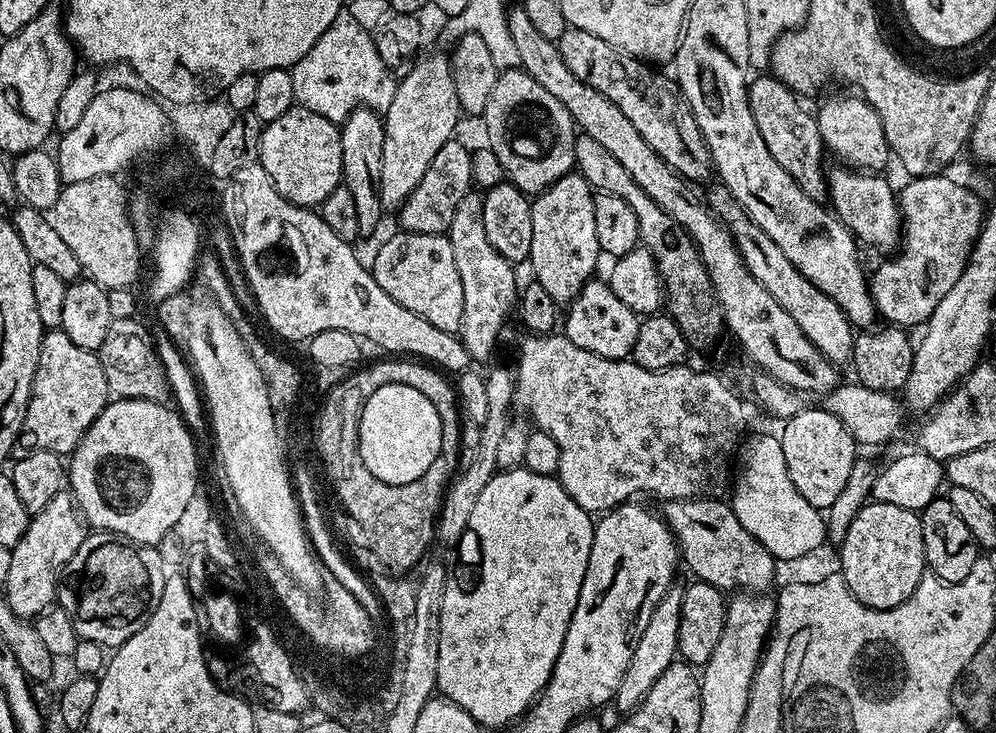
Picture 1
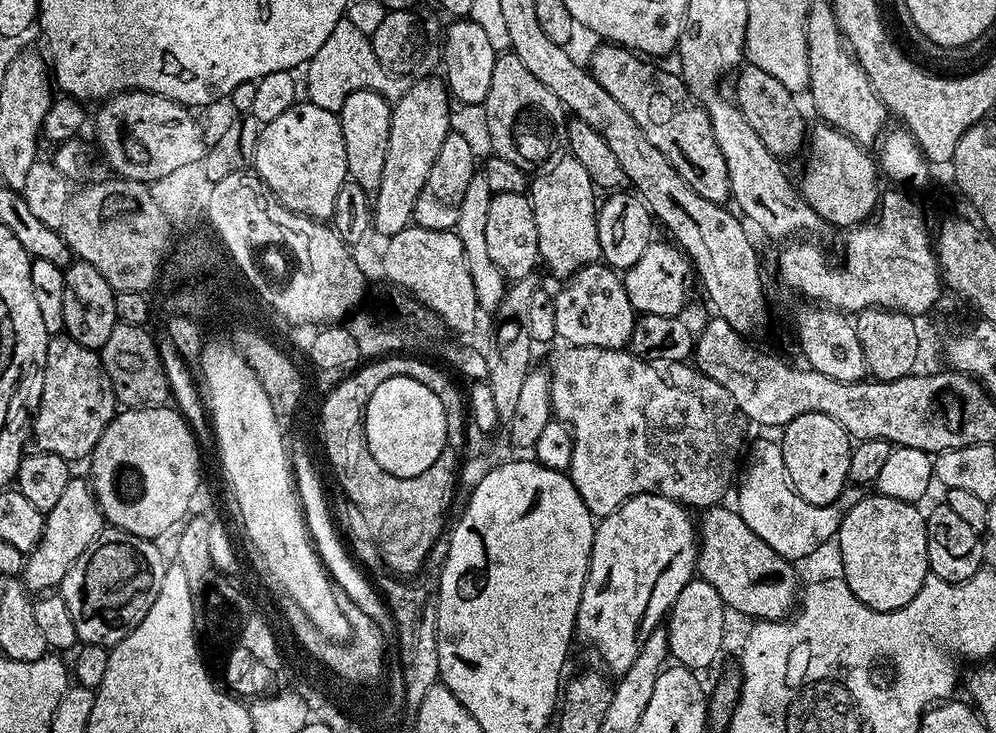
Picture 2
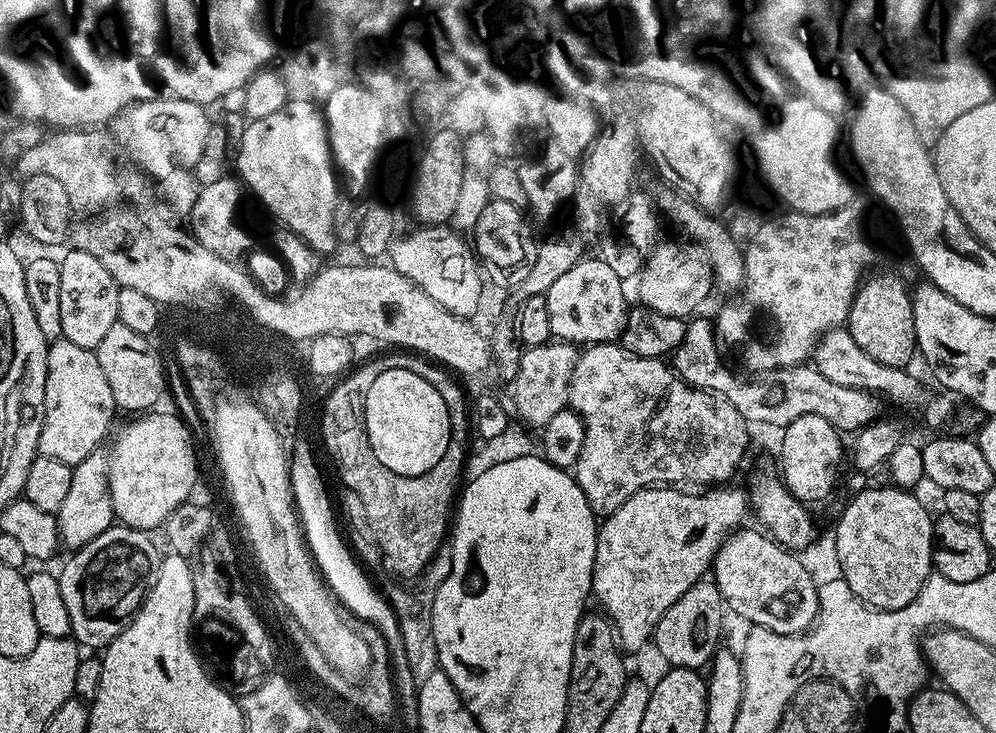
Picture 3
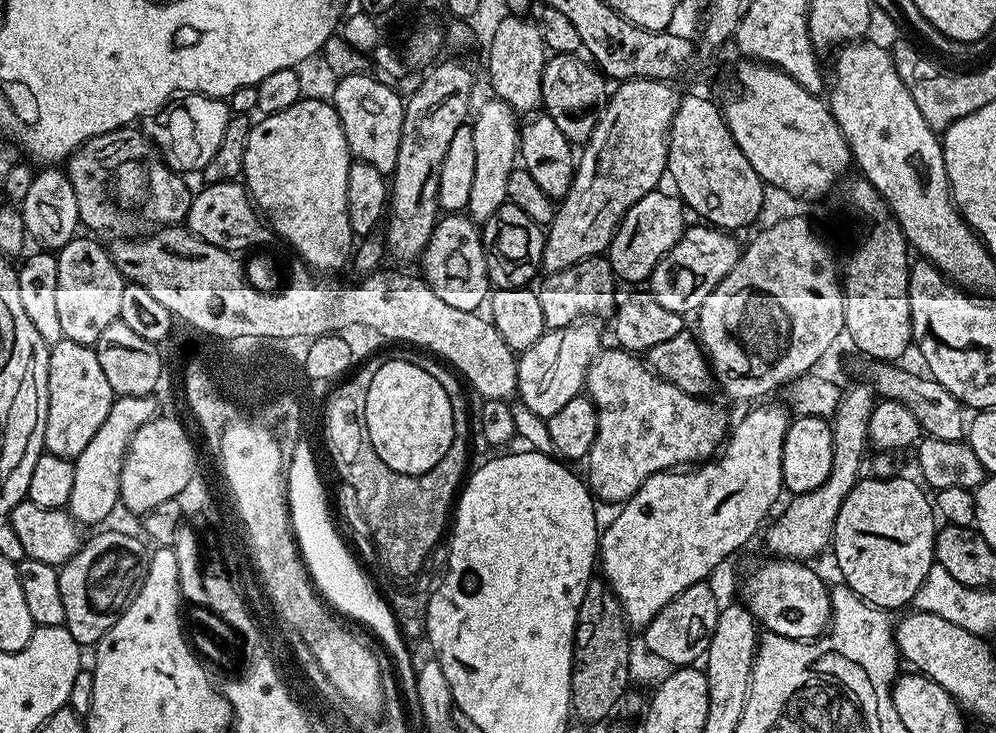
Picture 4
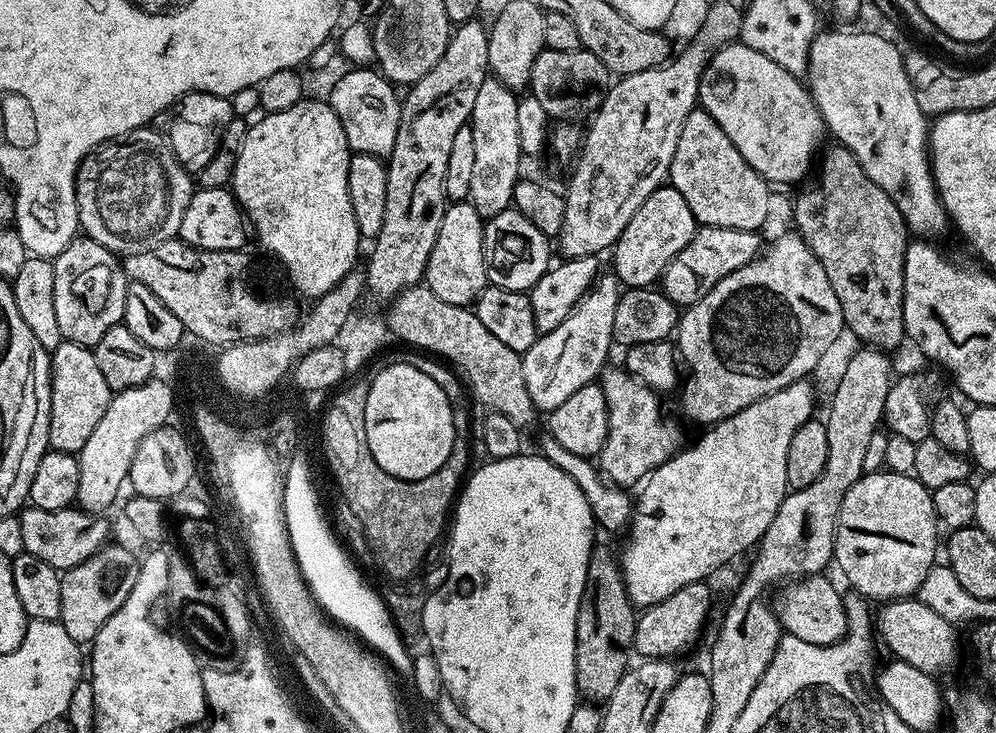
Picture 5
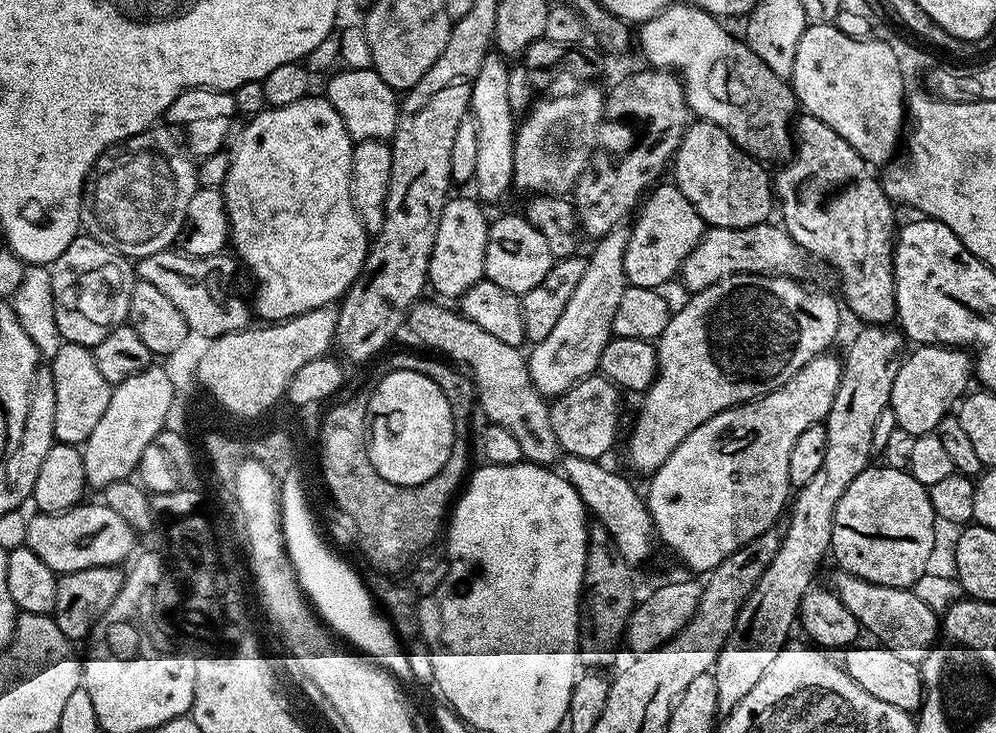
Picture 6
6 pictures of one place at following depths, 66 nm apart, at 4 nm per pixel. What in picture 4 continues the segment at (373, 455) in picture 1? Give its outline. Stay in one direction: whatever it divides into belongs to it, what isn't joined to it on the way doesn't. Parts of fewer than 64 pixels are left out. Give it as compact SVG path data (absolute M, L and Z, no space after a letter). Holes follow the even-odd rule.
M384 360L380 365L378 374L374 374L374 378L370 378L370 394L366 394L366 430L370 434L370 442L374 446L374 450L378 454L378 458L382 462L386 462L386 466L390 466L390 470L394 470L400 476L421 476L426 470L430 470L434 466L438 466L438 462L442 462L442 454L446 454L446 450L450 450L450 446L454 442L454 410L450 410L450 398L446 398L446 390L442 390L442 386L438 386L438 378L431 371L427 372L420 364L411 364L408 360Z

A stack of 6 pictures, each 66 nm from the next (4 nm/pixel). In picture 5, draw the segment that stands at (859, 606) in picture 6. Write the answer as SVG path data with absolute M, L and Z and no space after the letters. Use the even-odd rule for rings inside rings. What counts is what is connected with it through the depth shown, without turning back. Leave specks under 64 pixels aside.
M919 598L890 600L881 603L879 608L880 613L877 611L874 616L874 628L895 659L933 674L941 674L955 666L960 644L952 629L955 628L953 621L947 620L942 614L934 614L934 610L930 610L930 606L926 606Z

